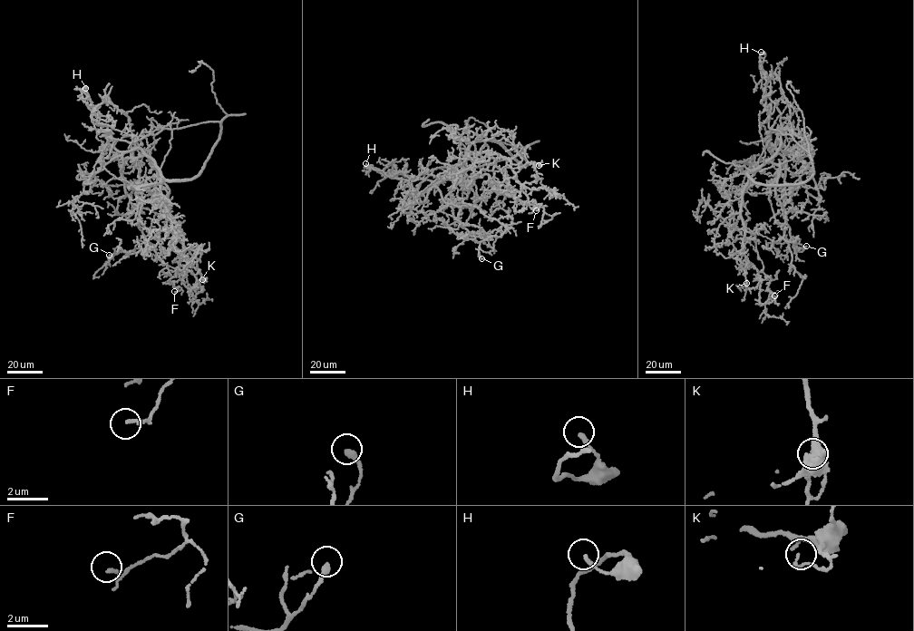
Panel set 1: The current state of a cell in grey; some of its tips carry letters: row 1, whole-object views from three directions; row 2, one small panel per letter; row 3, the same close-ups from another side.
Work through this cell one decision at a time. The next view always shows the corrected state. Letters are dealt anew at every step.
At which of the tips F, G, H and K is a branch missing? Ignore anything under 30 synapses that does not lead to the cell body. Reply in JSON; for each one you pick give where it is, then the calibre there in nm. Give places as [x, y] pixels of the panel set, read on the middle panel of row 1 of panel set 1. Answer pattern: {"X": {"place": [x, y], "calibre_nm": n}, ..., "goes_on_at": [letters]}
{"goes_on_at": []}

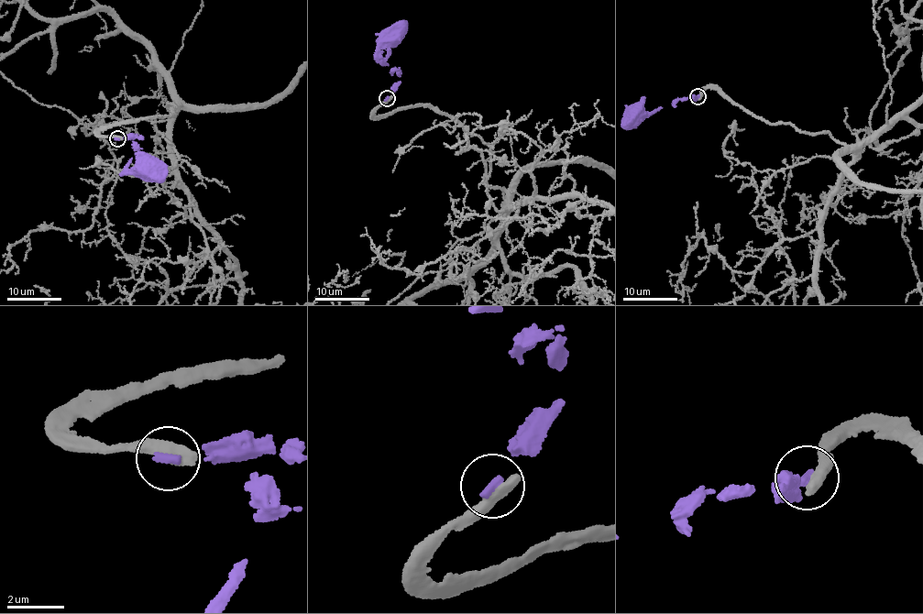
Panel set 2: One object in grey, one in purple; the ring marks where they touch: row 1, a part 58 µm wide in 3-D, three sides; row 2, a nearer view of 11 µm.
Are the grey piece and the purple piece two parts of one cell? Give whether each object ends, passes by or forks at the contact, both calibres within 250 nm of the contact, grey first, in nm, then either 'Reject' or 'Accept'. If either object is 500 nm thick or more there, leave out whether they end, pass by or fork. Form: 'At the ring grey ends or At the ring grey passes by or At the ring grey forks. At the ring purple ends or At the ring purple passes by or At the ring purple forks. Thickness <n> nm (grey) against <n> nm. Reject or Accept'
Thickness 550 nm (grey) against 260 nm. Reject

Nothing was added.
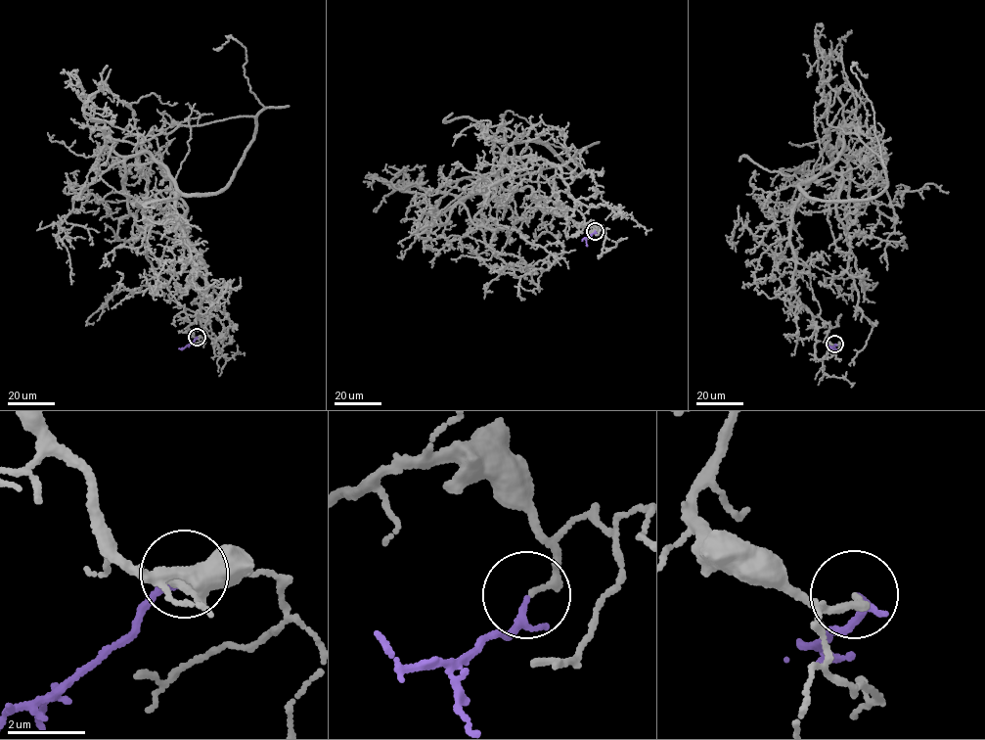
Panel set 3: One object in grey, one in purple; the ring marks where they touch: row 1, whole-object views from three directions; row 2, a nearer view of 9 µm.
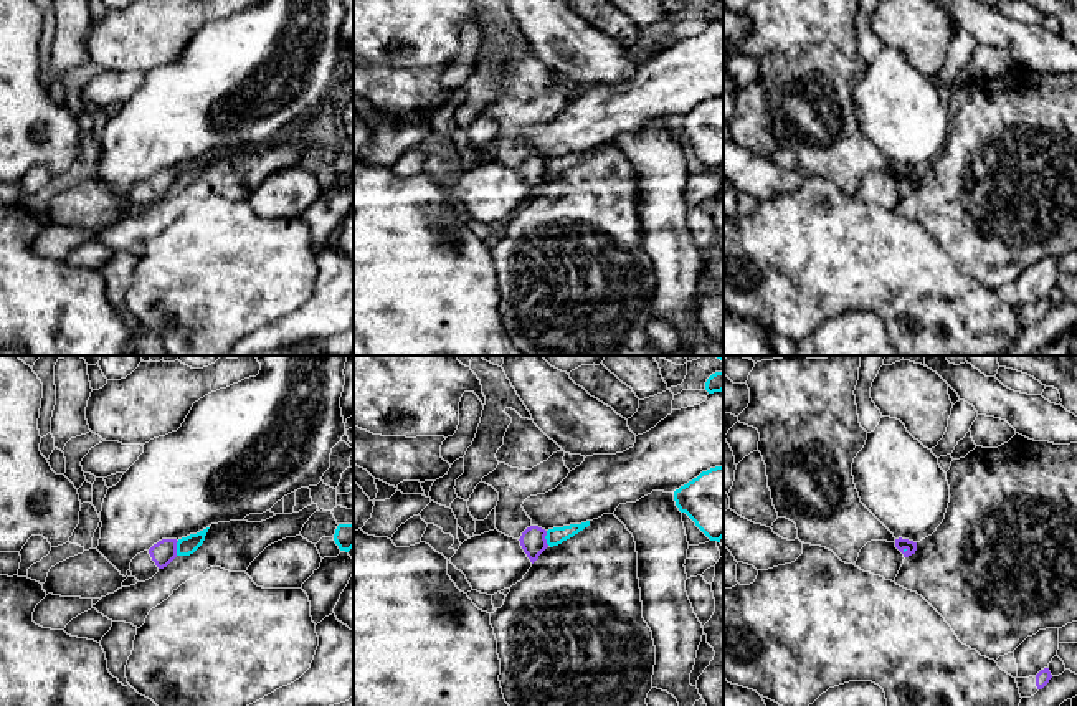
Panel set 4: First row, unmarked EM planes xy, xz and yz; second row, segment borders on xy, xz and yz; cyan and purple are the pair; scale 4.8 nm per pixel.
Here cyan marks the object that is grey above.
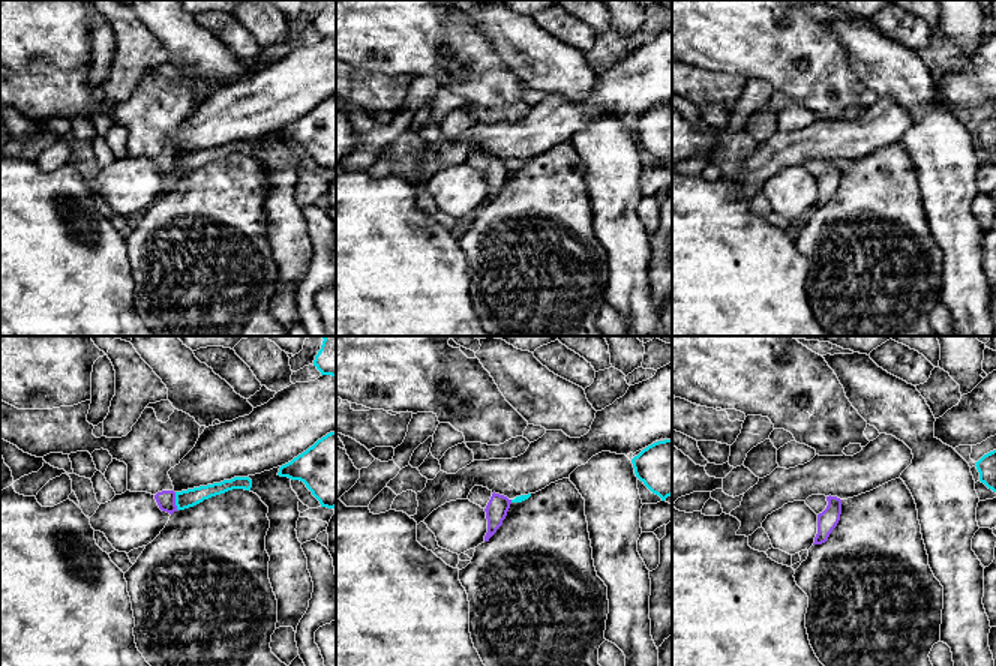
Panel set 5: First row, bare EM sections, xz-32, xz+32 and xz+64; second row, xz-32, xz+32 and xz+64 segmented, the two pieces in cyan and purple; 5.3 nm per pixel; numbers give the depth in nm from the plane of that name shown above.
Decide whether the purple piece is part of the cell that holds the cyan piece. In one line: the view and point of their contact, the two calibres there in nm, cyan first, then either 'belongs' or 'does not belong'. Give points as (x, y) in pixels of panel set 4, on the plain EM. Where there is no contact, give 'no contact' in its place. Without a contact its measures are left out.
contact xy (177, 177); calibres 90 and 120 nm; does not belong

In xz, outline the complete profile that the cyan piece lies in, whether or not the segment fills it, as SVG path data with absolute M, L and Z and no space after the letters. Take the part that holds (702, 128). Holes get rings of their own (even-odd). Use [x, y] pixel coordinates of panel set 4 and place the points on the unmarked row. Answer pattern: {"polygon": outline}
{"polygon": "M724 96L702 101L676 119L674 131L710 170L720 172L724 167Z"}

